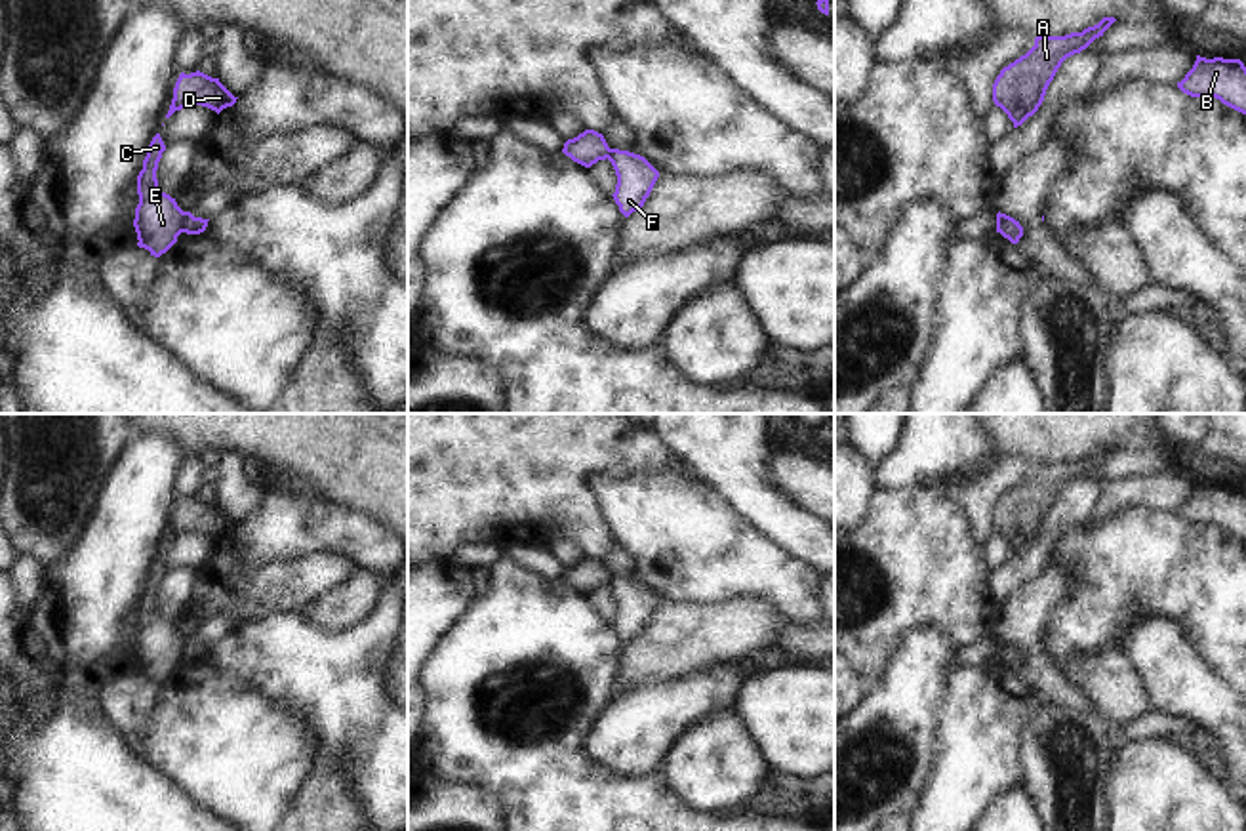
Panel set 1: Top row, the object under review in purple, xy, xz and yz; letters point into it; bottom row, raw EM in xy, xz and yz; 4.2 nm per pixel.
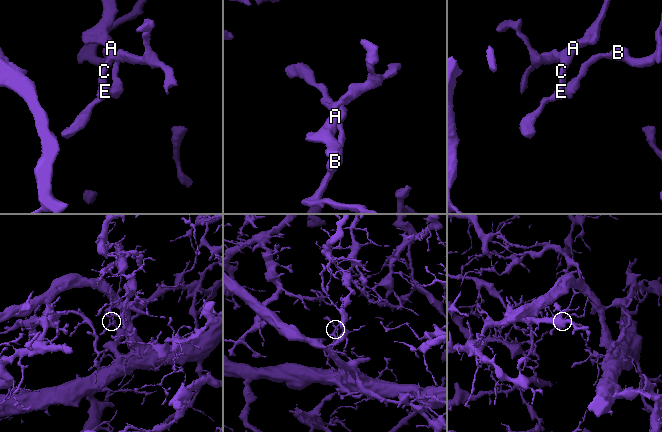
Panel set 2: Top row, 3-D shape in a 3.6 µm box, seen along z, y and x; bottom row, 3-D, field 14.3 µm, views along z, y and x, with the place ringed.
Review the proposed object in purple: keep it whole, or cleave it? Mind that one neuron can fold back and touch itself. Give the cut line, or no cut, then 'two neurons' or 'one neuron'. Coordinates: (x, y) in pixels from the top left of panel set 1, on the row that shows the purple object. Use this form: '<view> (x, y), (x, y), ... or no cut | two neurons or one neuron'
xy (185, 212), (180, 231) | two neurons

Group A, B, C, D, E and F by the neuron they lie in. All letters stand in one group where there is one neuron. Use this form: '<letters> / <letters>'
A C D E / B F

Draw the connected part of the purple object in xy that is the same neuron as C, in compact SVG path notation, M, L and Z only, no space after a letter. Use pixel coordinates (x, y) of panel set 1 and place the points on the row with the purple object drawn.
M156 133L137 175L139 204L133 219L137 246L149 250L154 257L160 257L177 242L185 217L175 198L158 187L156 170L164 151L166 145L160 133Z

